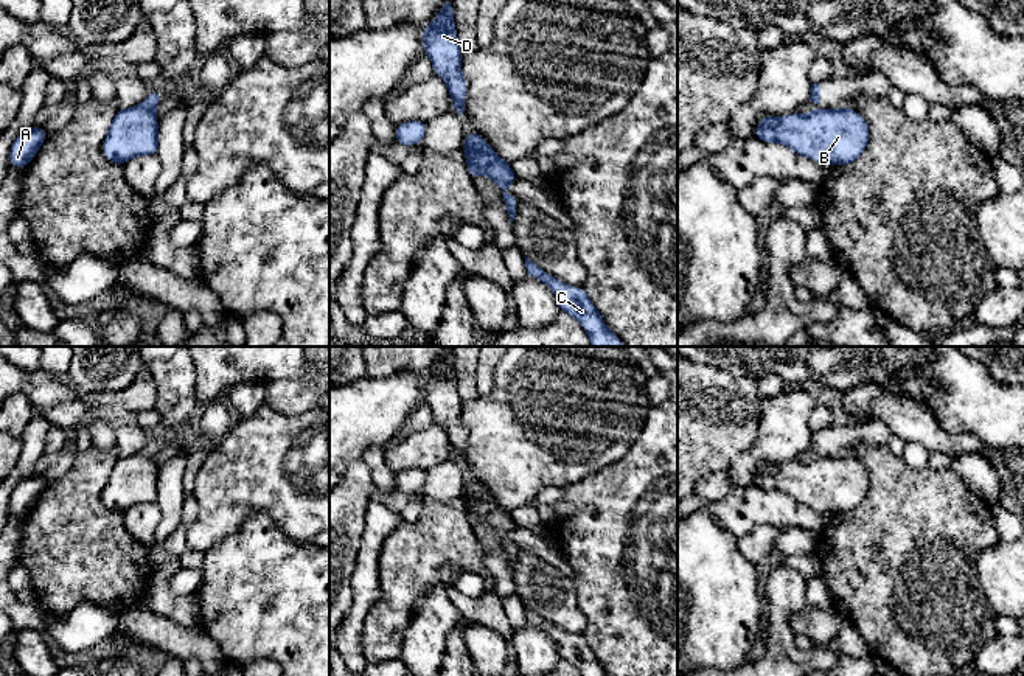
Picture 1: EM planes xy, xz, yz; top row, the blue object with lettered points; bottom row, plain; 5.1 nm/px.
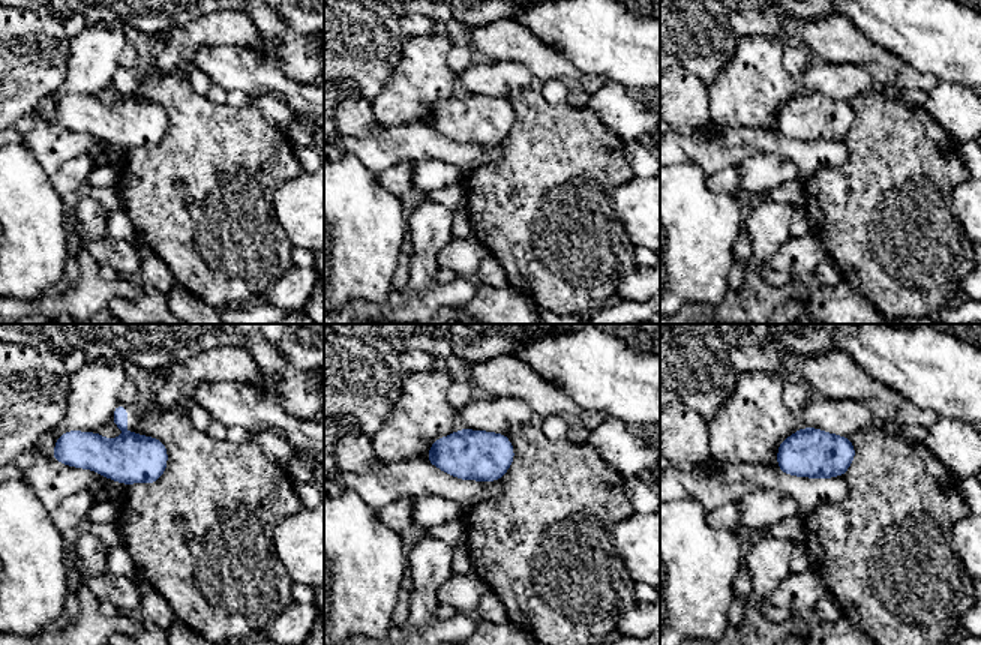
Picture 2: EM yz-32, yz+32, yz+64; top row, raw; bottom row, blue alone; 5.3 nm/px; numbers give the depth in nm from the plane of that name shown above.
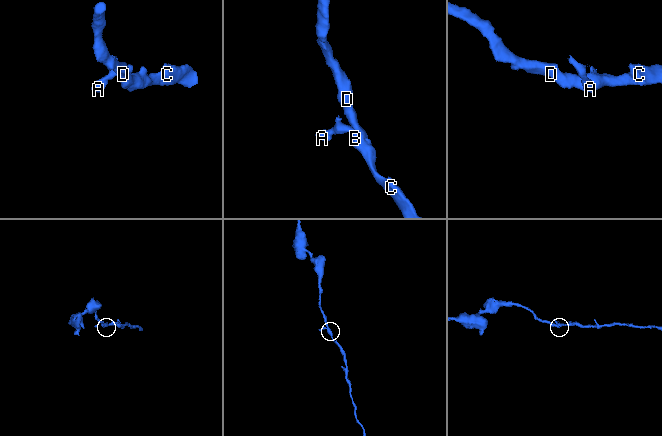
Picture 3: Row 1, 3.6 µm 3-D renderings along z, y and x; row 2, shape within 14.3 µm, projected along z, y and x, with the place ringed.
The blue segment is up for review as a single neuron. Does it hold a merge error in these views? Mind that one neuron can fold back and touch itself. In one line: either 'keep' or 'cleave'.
cleave

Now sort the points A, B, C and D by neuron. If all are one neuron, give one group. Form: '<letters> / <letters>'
A / B C D

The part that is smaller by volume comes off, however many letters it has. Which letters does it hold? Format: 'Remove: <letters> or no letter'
Remove: A

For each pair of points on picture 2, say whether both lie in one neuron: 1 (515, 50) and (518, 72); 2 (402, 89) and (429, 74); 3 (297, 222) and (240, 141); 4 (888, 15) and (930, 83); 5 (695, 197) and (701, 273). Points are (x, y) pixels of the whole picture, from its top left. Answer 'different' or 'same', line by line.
1: different
2: same
3: different
4: different
5: same

